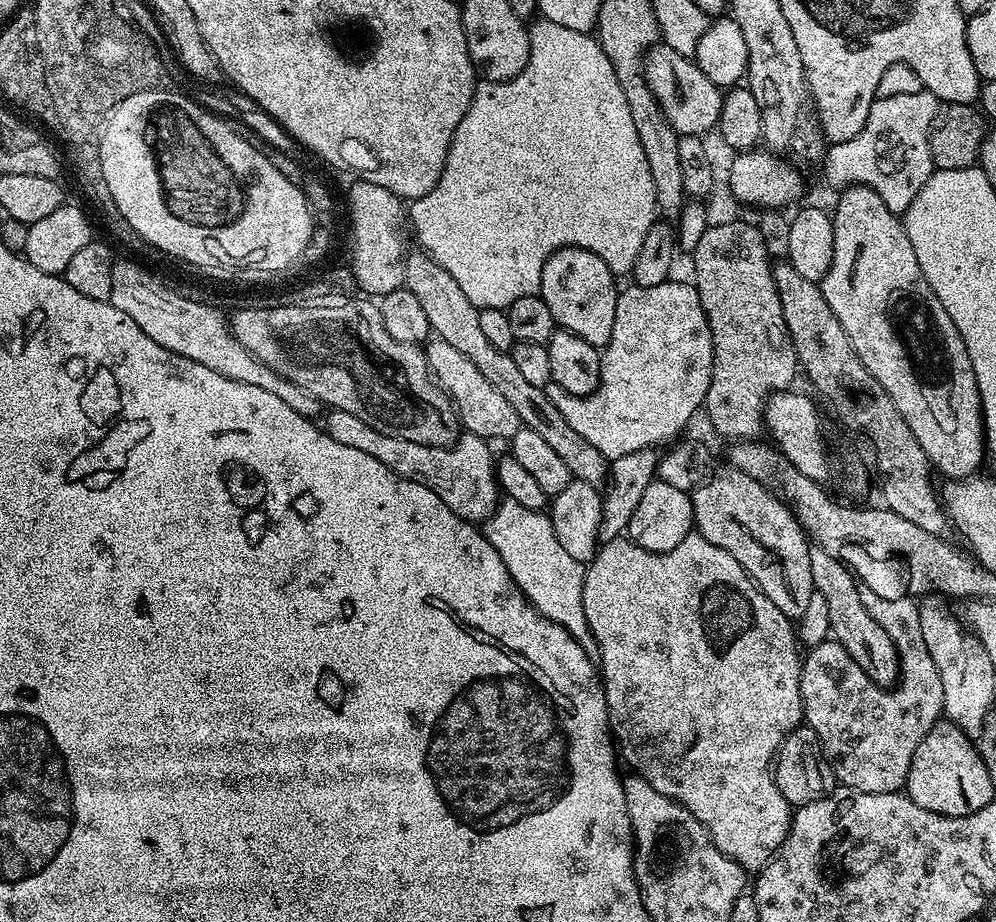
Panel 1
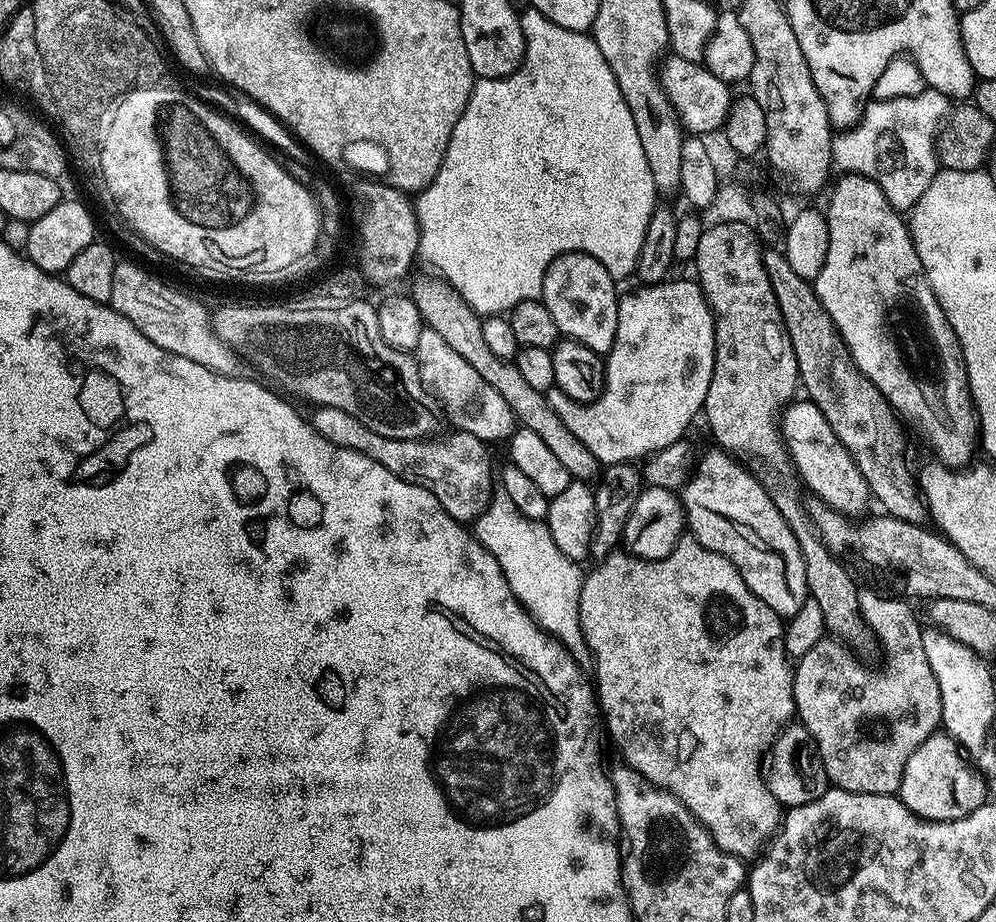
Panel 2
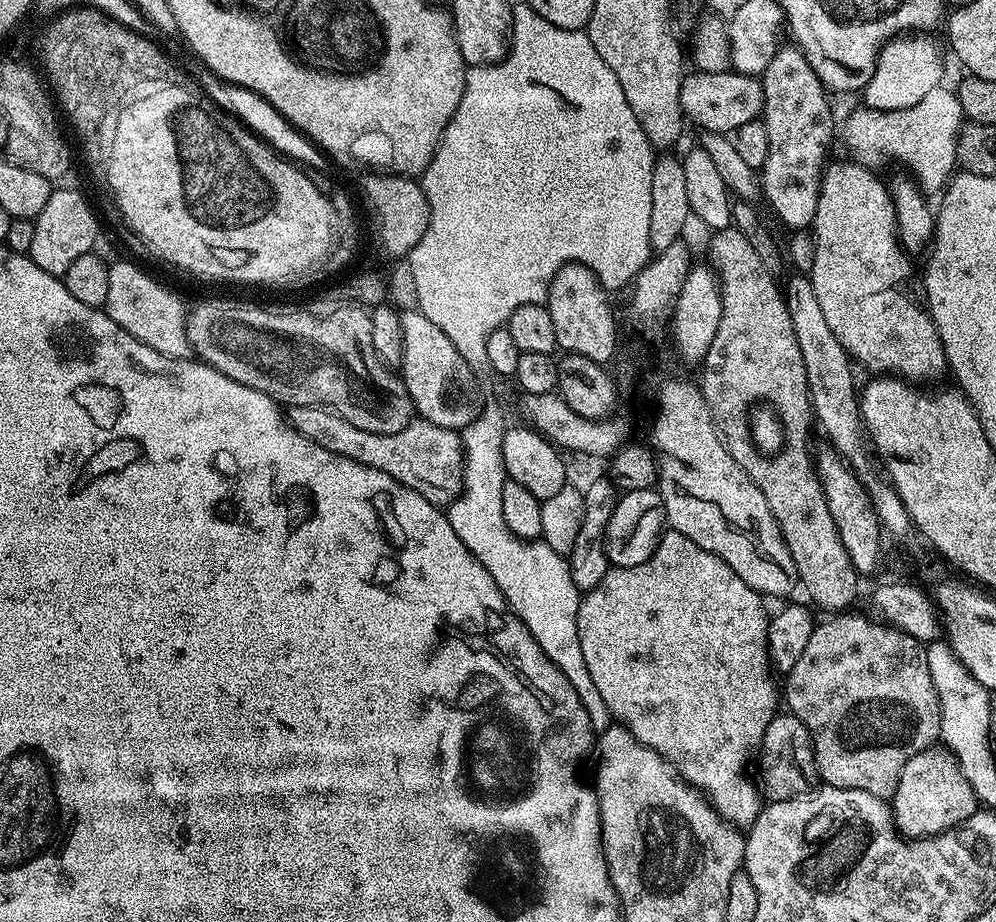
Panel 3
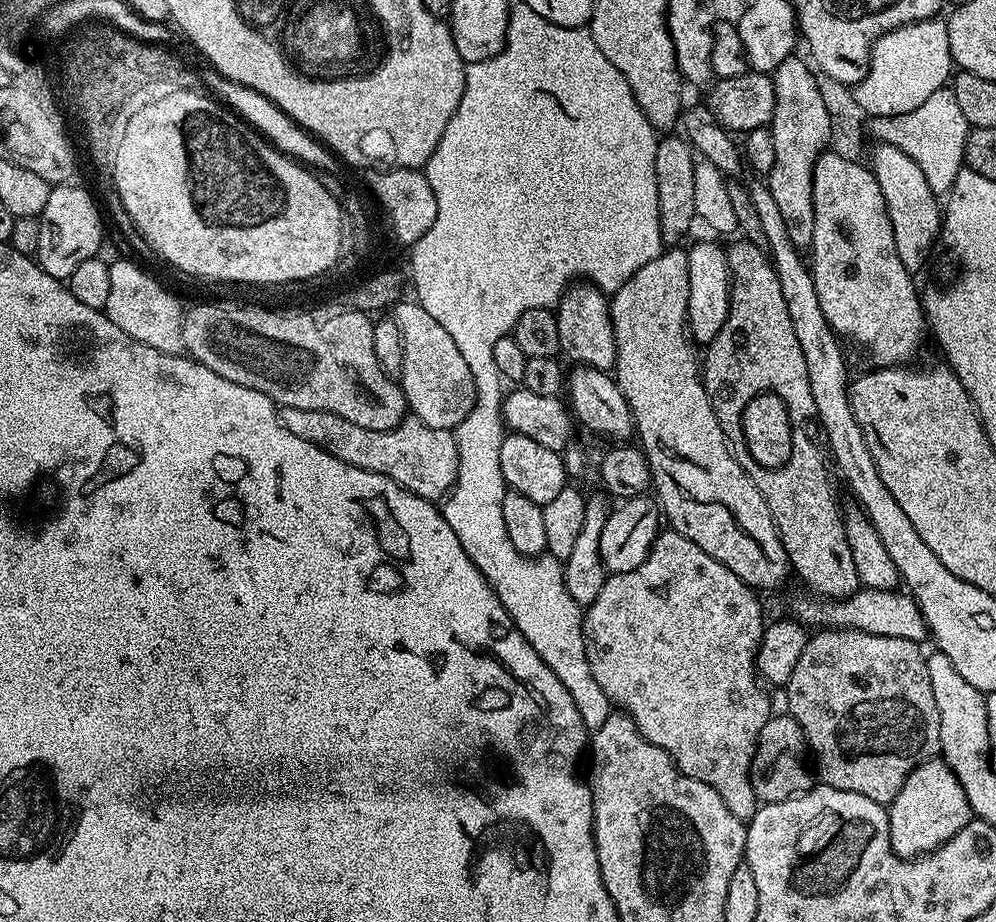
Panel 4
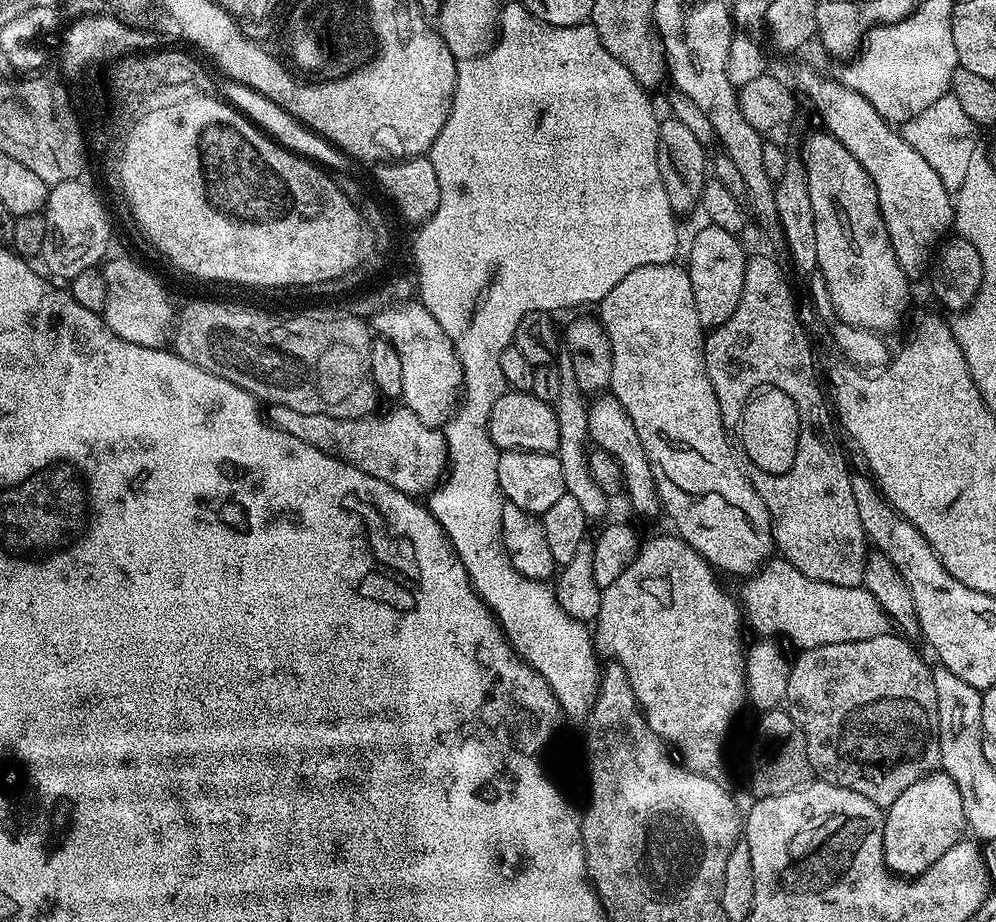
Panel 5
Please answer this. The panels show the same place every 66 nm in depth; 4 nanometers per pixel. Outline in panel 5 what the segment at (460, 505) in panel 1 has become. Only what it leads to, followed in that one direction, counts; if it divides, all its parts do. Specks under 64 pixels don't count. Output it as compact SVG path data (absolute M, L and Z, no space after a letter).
M274 404L267 409L266 416L278 430L307 442L314 450L322 450L322 454L360 468L416 498L421 495L419 492L431 493L441 483L448 467L448 443L441 429L426 426L407 406L396 407L400 408L385 416L334 418L330 414L298 414L298 410L290 410L290 406Z

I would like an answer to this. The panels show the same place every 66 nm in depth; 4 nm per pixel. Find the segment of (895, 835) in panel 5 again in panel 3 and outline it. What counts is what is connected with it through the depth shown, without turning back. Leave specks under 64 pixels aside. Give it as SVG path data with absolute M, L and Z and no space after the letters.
M933 746L914 754L898 778L898 790L890 801L900 834L906 838L936 836L966 822L978 810L978 801L966 774L949 748Z

